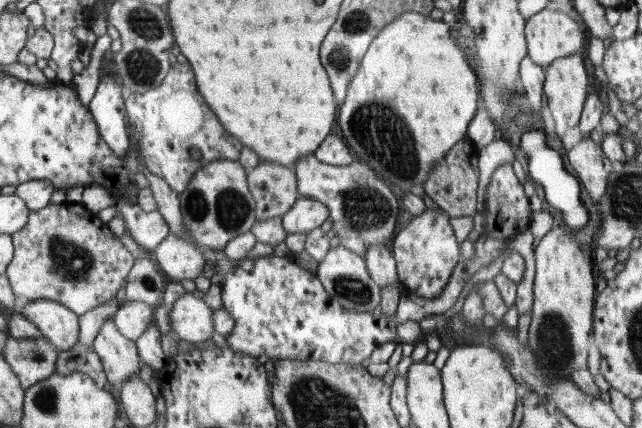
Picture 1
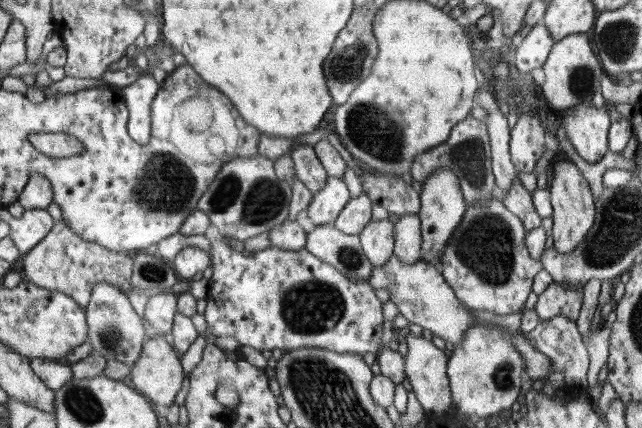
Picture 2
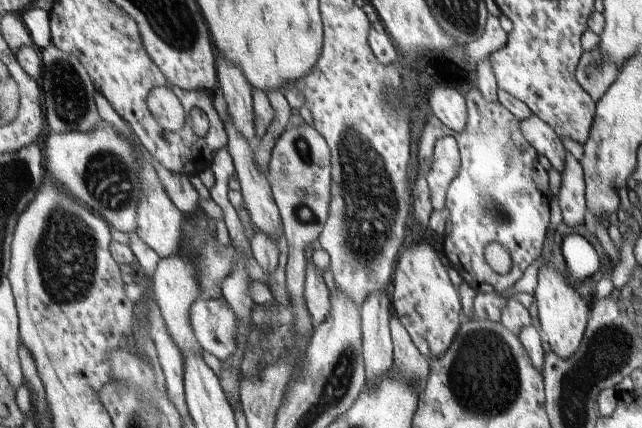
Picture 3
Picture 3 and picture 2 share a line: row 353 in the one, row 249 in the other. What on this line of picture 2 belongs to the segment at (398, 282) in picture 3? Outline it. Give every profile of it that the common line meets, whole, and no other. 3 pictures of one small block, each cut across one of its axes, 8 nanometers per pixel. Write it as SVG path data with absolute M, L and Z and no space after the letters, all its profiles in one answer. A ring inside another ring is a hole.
M438 168L436 172L432 172L423 182L419 197L421 206L418 214L422 224L420 225L420 230L422 230L421 260L429 263L430 260L440 259L444 248L447 248L450 238L467 212L467 202L463 189L460 188L460 178L456 176L456 172L452 172L448 168Z

